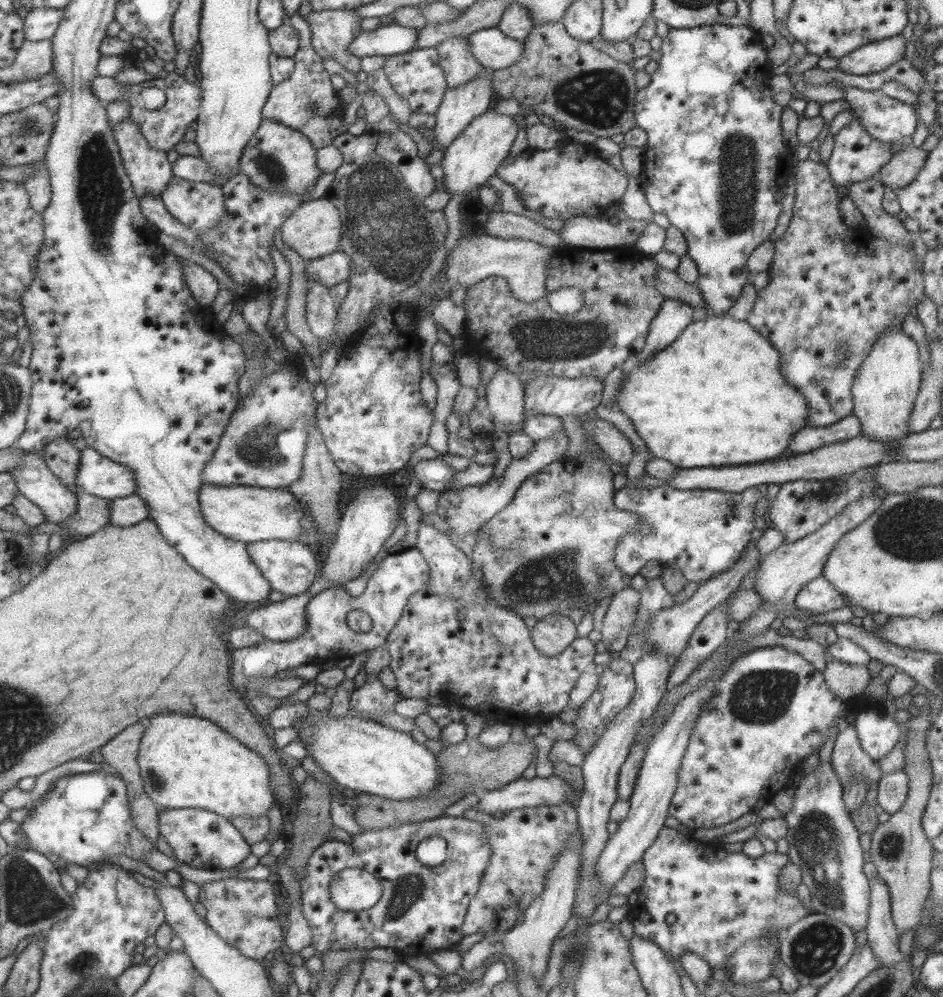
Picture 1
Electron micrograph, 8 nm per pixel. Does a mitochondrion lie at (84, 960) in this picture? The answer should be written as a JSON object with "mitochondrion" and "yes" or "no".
{"mitochondrion":"yes"}

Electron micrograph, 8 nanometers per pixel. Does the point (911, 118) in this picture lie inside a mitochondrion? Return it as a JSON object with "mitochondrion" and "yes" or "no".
{"mitochondrion":"no"}

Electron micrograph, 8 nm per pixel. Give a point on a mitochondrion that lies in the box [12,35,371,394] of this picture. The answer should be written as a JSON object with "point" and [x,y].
{"point":[101,193]}

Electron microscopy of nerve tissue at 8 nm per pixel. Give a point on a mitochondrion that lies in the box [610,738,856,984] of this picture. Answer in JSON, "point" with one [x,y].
{"point":[815,838]}

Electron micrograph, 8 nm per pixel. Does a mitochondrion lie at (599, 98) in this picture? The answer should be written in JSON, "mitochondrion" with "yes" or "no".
{"mitochondrion":"yes"}

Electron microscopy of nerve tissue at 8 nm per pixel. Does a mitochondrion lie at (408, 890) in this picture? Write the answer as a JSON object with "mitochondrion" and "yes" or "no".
{"mitochondrion":"yes"}

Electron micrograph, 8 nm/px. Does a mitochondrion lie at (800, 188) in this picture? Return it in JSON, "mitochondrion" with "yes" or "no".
{"mitochondrion":"no"}

